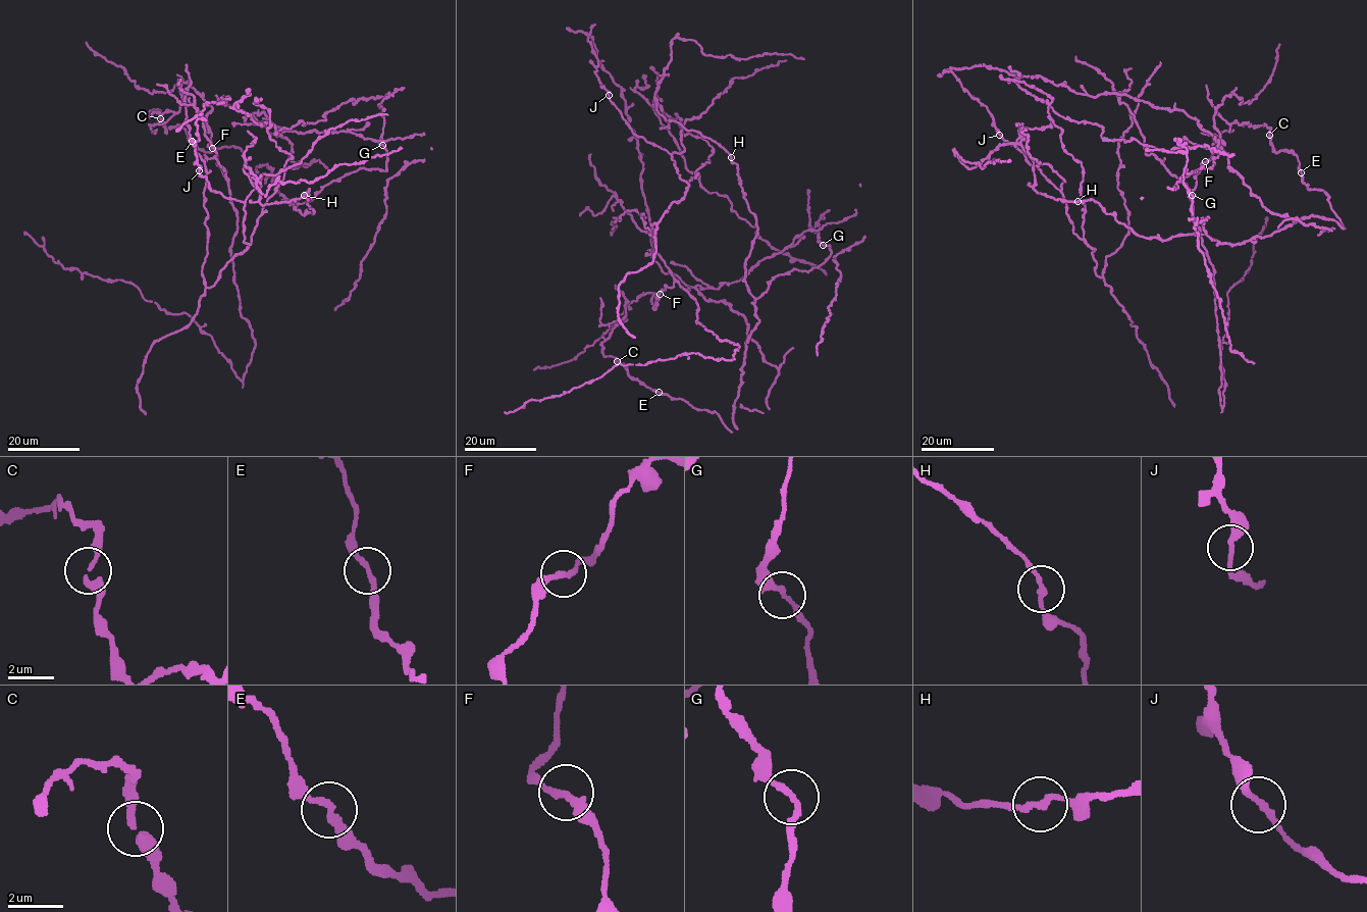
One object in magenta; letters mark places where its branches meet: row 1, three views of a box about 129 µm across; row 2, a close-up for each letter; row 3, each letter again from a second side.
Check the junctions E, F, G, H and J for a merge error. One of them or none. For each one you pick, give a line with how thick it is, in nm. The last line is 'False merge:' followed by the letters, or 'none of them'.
False merge: none of them

